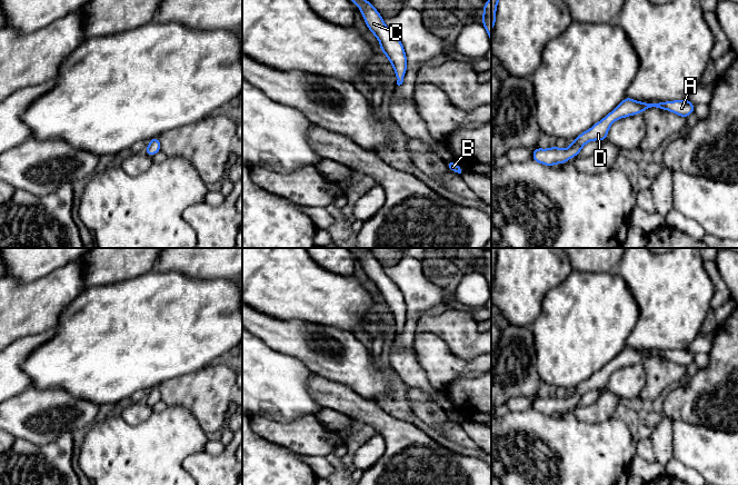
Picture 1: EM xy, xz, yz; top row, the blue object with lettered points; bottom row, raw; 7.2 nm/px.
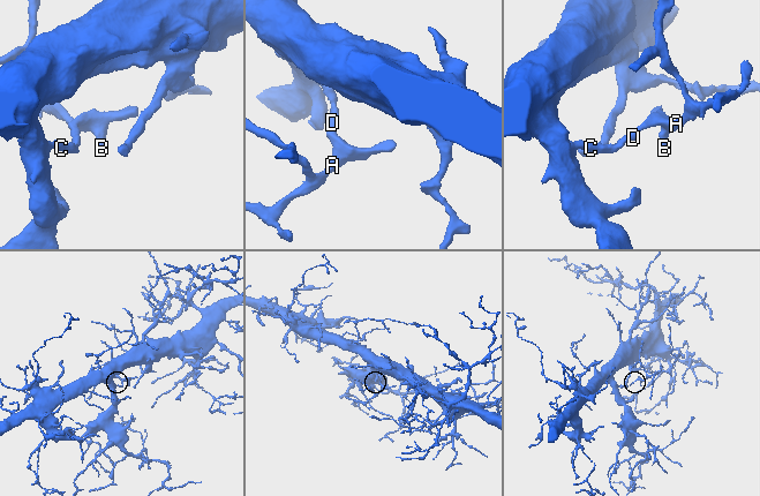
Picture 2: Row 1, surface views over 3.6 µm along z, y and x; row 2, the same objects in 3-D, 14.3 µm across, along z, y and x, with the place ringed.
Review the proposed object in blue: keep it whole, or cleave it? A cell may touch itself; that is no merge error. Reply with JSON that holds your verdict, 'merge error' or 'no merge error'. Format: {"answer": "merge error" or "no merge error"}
{"answer": "no merge error"}

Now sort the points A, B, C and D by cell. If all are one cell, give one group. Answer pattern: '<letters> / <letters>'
A B C D

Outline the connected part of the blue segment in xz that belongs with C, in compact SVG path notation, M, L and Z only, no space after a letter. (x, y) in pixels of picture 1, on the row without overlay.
M349 248L353 254L359 256L365 271L369 279L380 291L381 301L383 301L395 318L397 334L403 331L407 320L407 306L403 295L399 287L385 274L381 264L376 259L369 249Z

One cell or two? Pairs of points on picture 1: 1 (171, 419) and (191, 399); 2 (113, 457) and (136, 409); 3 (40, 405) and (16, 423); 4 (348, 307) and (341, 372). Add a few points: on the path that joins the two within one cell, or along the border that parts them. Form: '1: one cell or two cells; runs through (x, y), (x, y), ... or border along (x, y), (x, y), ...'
1: two cells; border along (168, 405), (187, 408), (201, 427)
2: two cells; border along (153, 413), (137, 424), (129, 424), (120, 416)
3: one cell; runs through (35, 411), (21, 417)
4: two cells; border along (320, 324), (337, 326), (352, 334)

